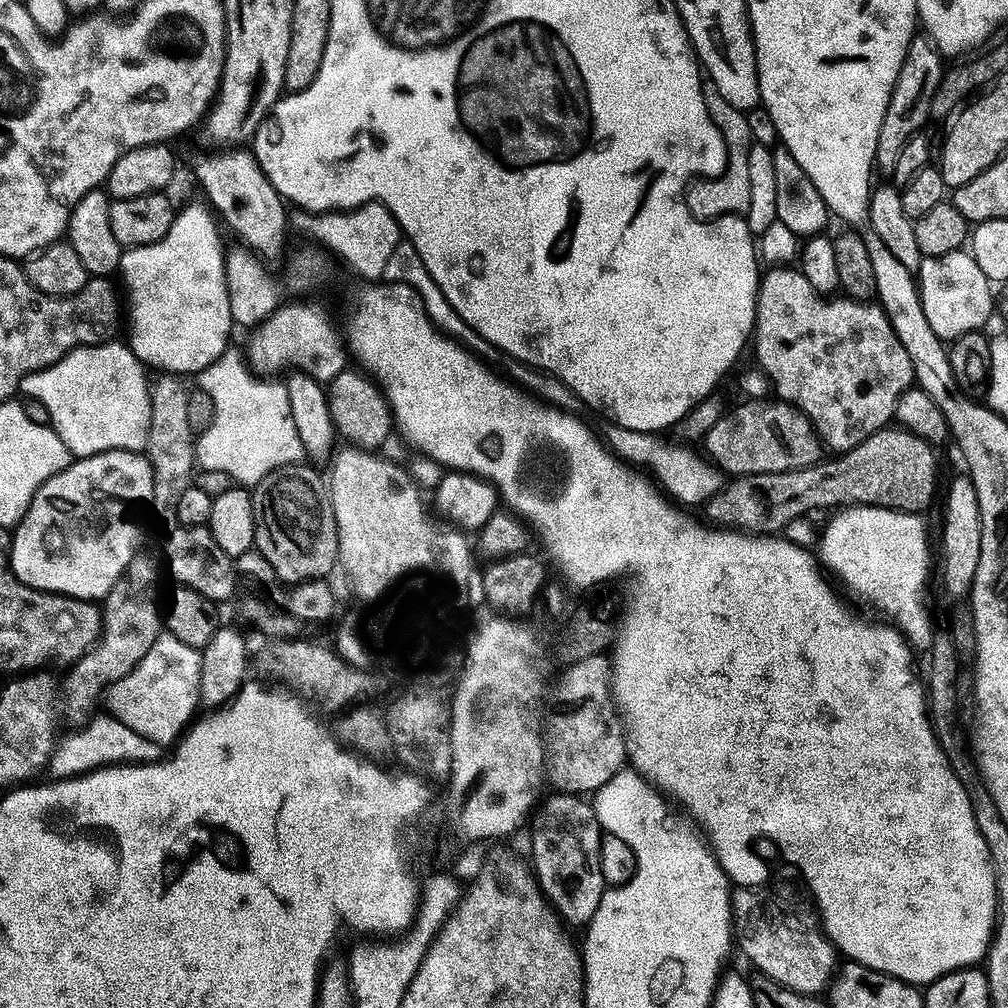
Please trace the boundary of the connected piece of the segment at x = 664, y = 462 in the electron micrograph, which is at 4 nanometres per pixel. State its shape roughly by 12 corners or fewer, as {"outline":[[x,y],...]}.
{"outline":[[609,425],[613,455],[648,465],[679,505],[705,505],[724,486],[720,470],[655,433]]}

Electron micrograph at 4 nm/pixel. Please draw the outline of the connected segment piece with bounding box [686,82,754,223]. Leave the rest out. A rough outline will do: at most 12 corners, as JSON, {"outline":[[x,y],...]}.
{"outline":[[704,85],[706,110],[722,134],[728,168],[688,185],[696,221],[746,217],[750,154],[745,113],[718,86]]}

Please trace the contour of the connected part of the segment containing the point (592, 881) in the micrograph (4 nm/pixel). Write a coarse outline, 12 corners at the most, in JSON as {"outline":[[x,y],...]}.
{"outline":[[552,795],[533,817],[540,891],[585,929],[605,896],[595,807]]}

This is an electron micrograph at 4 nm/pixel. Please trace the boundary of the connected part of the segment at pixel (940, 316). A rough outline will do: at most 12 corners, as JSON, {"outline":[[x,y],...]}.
{"outline":[[967,251],[924,259],[918,283],[945,342],[987,329],[994,286]]}

